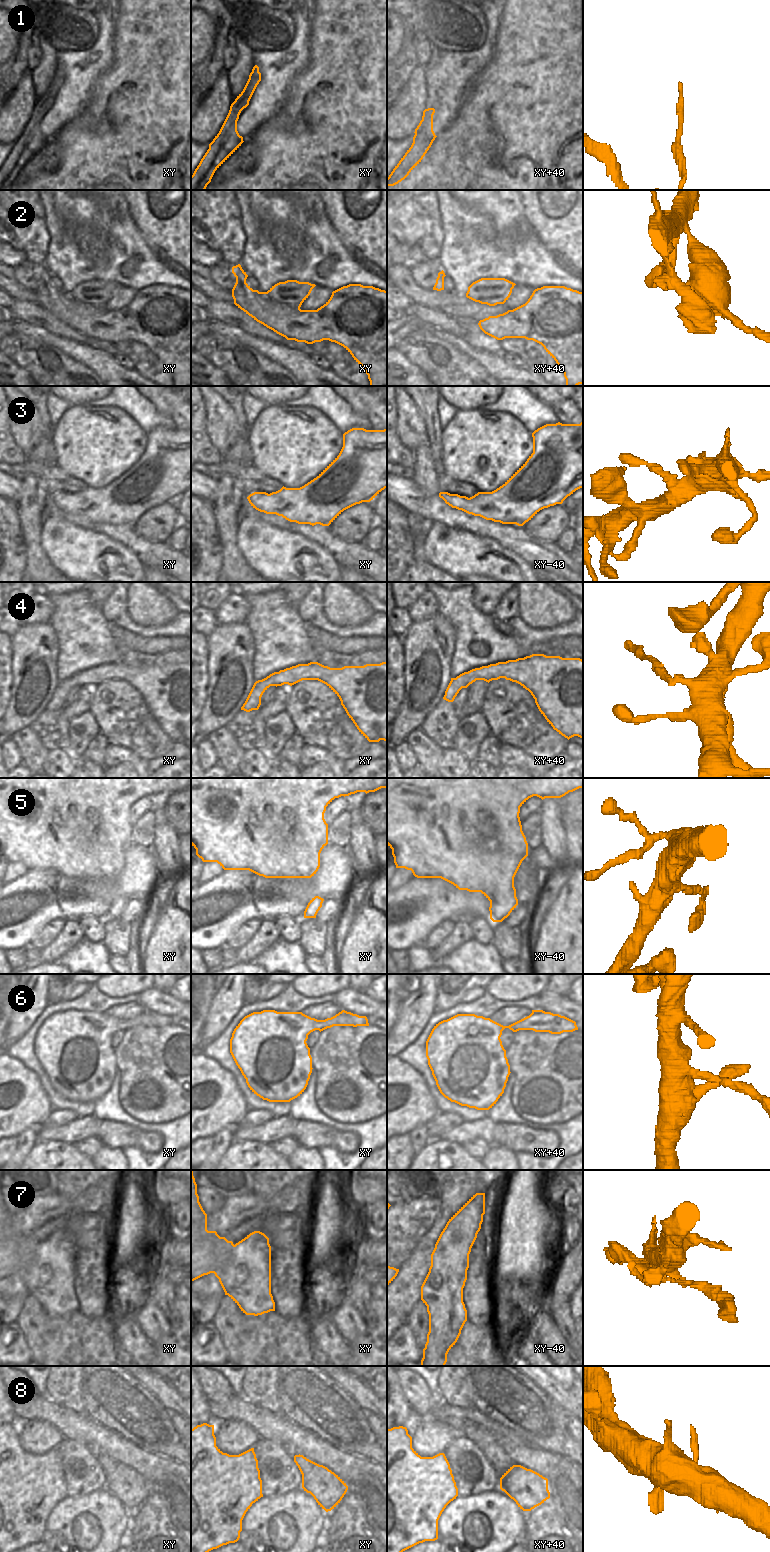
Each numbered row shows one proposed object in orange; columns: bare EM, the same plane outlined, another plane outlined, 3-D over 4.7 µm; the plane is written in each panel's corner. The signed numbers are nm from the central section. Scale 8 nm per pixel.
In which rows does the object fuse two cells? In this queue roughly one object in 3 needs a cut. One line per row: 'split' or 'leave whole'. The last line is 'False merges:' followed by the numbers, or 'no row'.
1: split
2: split
3: leave whole
4: split
5: leave whole
6: leave whole
7: split
8: split
False merges: 1, 2, 4, 7, 8

